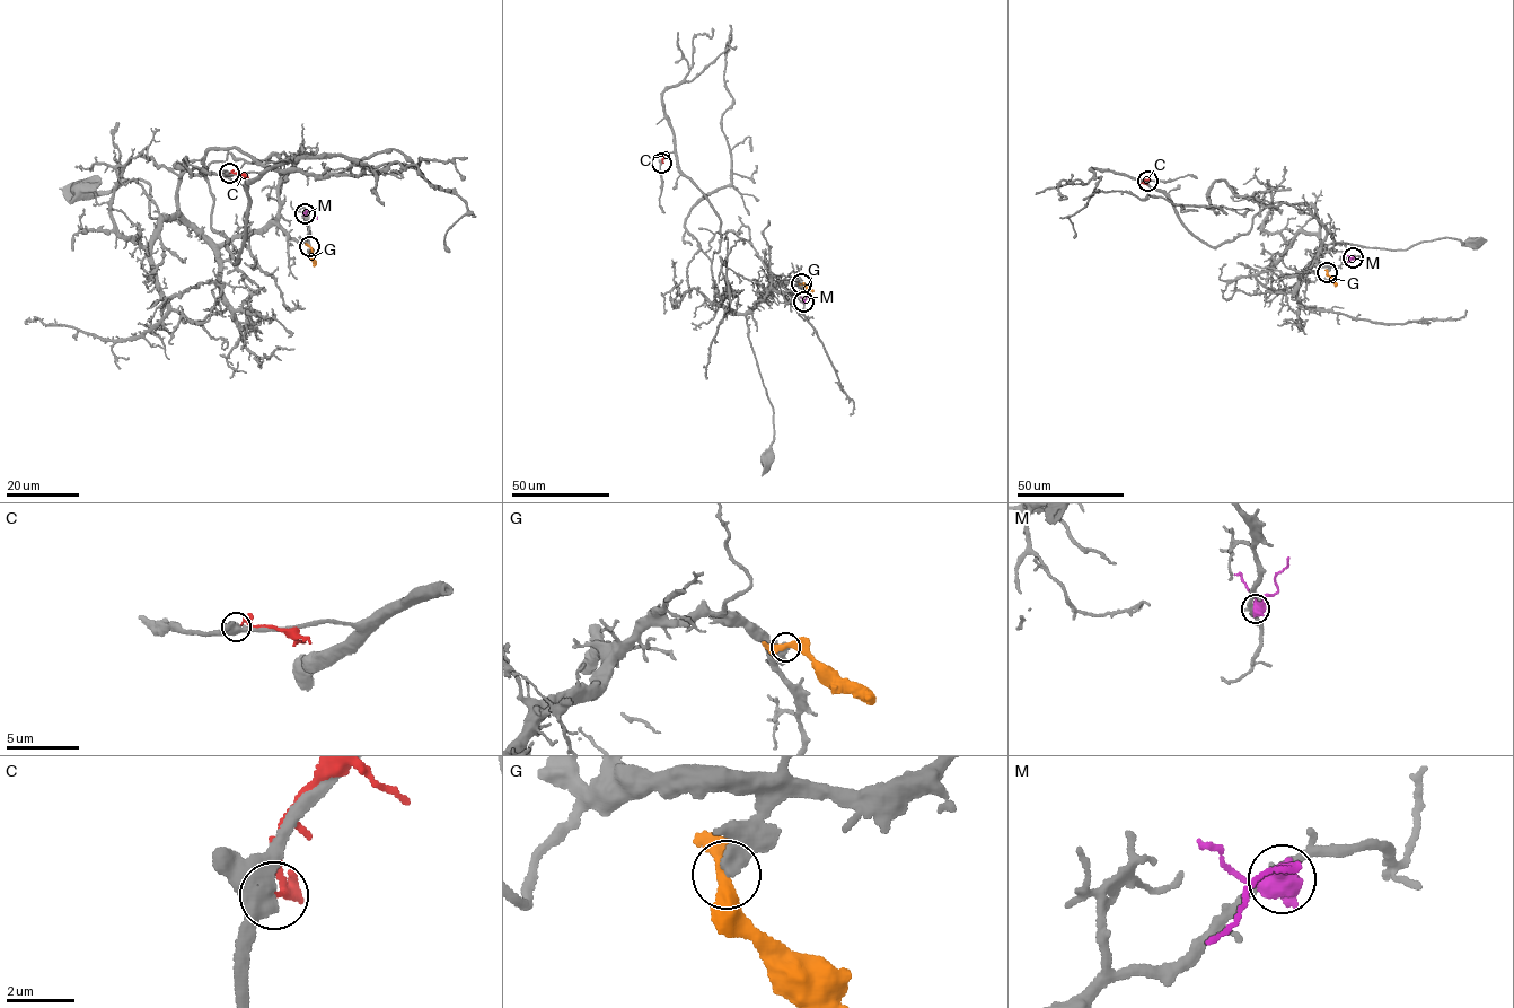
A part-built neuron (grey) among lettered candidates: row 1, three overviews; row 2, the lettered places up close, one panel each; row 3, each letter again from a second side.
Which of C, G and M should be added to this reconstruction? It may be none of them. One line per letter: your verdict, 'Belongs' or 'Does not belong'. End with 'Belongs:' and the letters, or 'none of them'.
C: Does not belong
G: Does not belong
M: Does not belong
Belongs: none of them

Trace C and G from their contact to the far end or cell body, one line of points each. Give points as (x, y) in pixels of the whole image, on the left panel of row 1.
C: (229, 173), (246, 177)
G: (309, 246), (314, 266)

